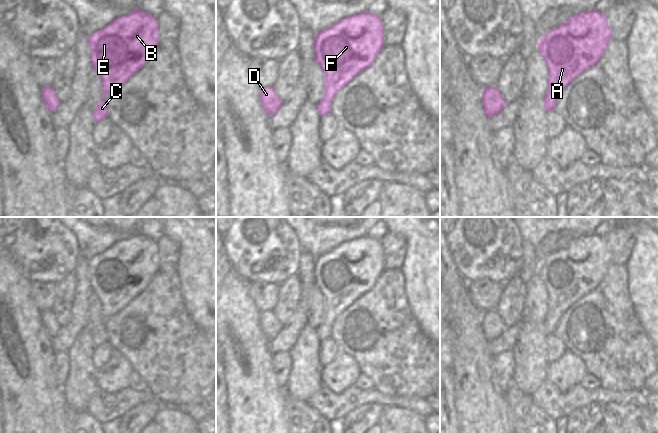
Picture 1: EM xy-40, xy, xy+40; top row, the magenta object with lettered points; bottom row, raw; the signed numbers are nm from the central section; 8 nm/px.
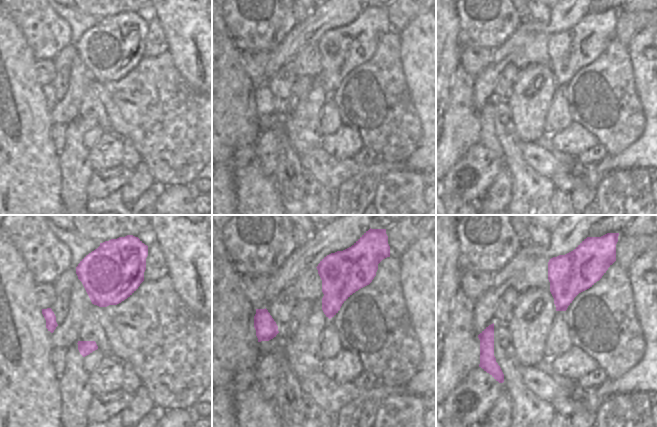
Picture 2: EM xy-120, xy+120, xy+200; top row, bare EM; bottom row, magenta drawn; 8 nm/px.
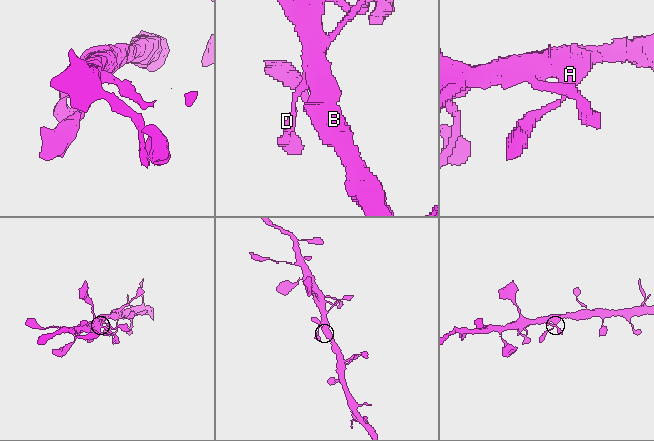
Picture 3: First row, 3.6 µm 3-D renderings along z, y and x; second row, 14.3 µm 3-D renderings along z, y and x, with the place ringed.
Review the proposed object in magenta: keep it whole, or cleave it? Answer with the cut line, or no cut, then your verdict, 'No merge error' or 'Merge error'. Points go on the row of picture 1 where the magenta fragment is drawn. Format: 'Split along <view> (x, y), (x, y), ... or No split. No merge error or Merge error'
No split. No merge error.

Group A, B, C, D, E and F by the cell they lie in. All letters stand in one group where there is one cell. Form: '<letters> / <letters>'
A B C D E F

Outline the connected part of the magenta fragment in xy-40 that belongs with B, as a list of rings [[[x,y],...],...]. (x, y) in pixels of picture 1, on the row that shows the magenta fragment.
[[[138,8],[123,15],[103,29],[88,37],[90,60],[94,71],[100,76],[104,98],[92,111],[94,122],[97,123],[108,117],[106,96],[124,85],[135,73],[140,71],[158,48],[158,22],[153,17]]]

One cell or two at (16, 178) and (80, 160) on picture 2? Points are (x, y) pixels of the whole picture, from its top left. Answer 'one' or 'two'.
two

